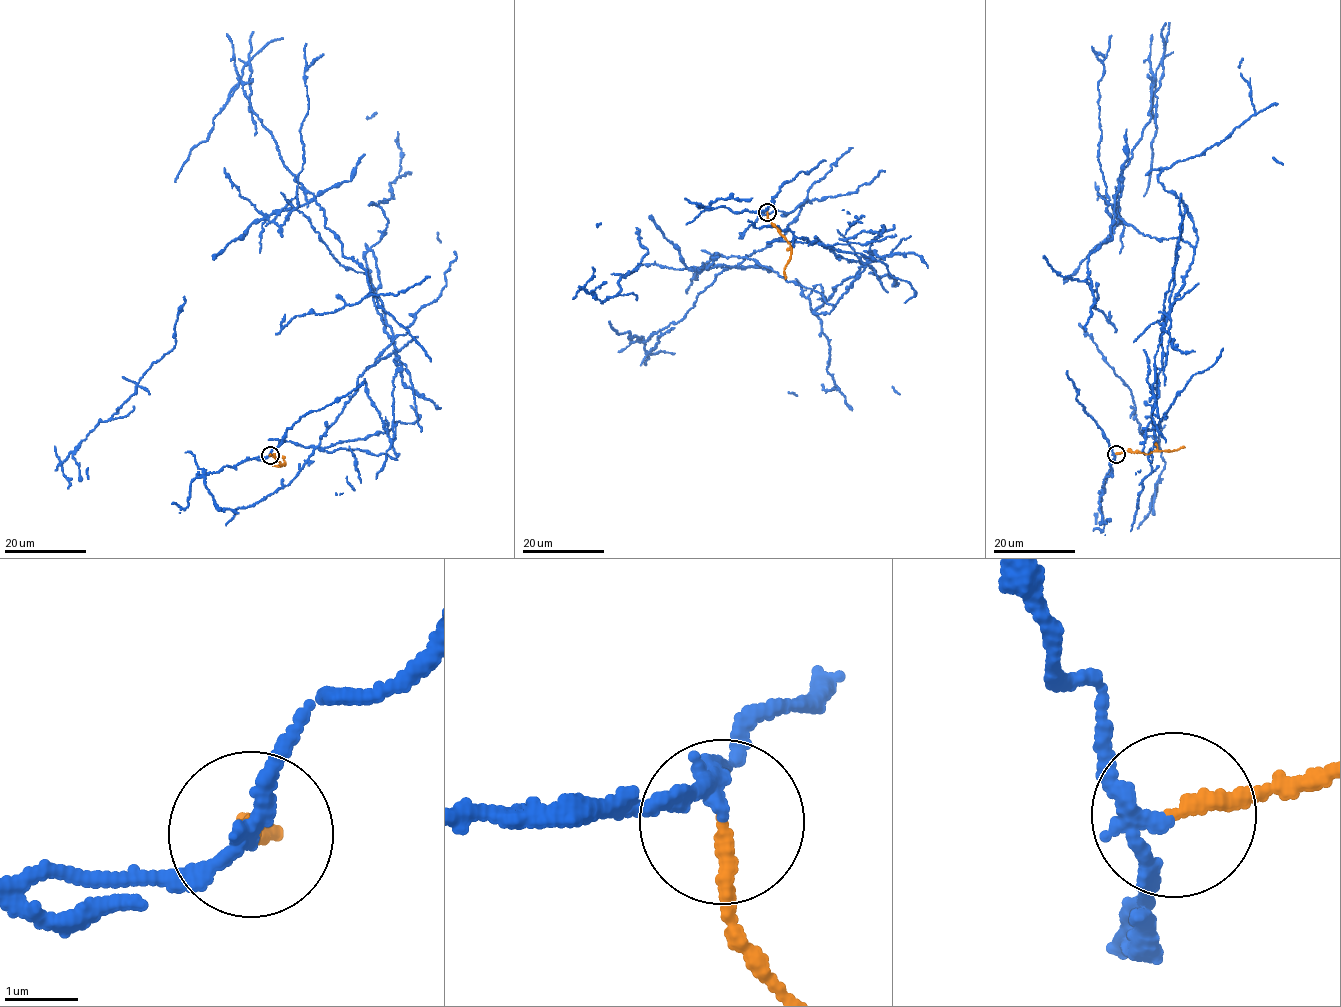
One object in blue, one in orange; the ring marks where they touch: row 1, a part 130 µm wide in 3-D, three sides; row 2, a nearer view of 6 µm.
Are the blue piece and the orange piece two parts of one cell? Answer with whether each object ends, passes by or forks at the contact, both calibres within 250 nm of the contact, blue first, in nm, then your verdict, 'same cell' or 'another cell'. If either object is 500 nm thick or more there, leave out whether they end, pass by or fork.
blue passes by; orange ends there; 180 nm thick on the blue side, 200 nm on the other; another cell

